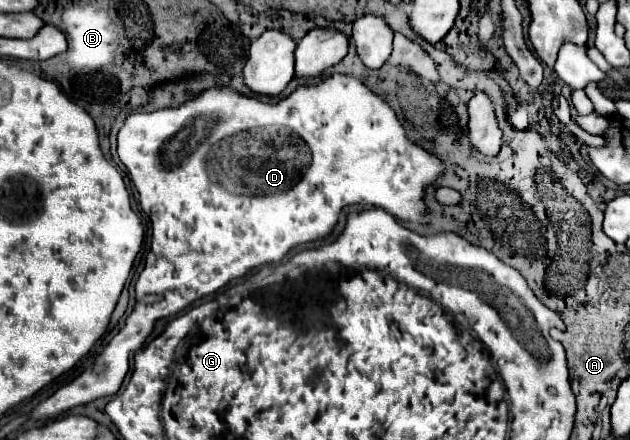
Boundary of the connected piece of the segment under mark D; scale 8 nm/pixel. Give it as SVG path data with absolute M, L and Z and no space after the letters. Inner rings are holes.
M333 75L331 79L313 85L313 87L297 87L295 93L291 93L287 99L279 101L277 105L267 105L255 97L241 97L237 91L233 89L207 89L201 95L197 95L195 99L187 101L185 105L179 107L169 107L169 109L159 109L155 113L135 113L129 115L125 125L119 131L117 137L117 153L121 163L127 167L131 181L135 183L137 191L139 191L139 203L141 209L149 215L151 219L151 251L147 253L145 259L145 269L141 271L137 285L135 285L135 293L137 293L137 303L133 313L127 317L125 327L109 341L109 345L103 349L103 353L97 357L97 361L93 363L93 367L85 369L77 379L73 379L69 385L63 385L61 389L57 389L51 397L47 397L45 401L41 401L31 413L29 413L29 421L47 421L47 419L55 419L57 415L69 411L71 407L77 405L85 405L95 401L97 397L107 397L119 391L125 375L127 375L127 359L129 353L139 351L143 347L143 341L147 339L147 335L153 331L153 325L159 317L171 317L177 315L181 309L185 309L187 305L191 305L195 299L201 299L205 295L215 293L217 289L221 289L223 285L227 285L231 279L243 277L251 267L259 267L265 263L277 263L281 261L291 247L301 245L301 243L309 243L315 239L323 239L329 235L329 231L333 229L333 225L337 223L339 211L345 205L351 203L361 203L361 205L375 205L375 207L383 207L387 213L391 213L393 217L405 221L405 223L423 223L425 217L425 205L423 205L423 189L433 183L437 179L437 175L443 171L443 163L427 153L423 147L411 143L405 135L403 125L399 123L399 119L395 117L393 109L381 99L377 97L373 91L369 91L361 81L349 77L349 75ZM227 125L243 125L243 129L227 129ZM225 185L241 185L241 193L233 193L229 191L229 187Z

